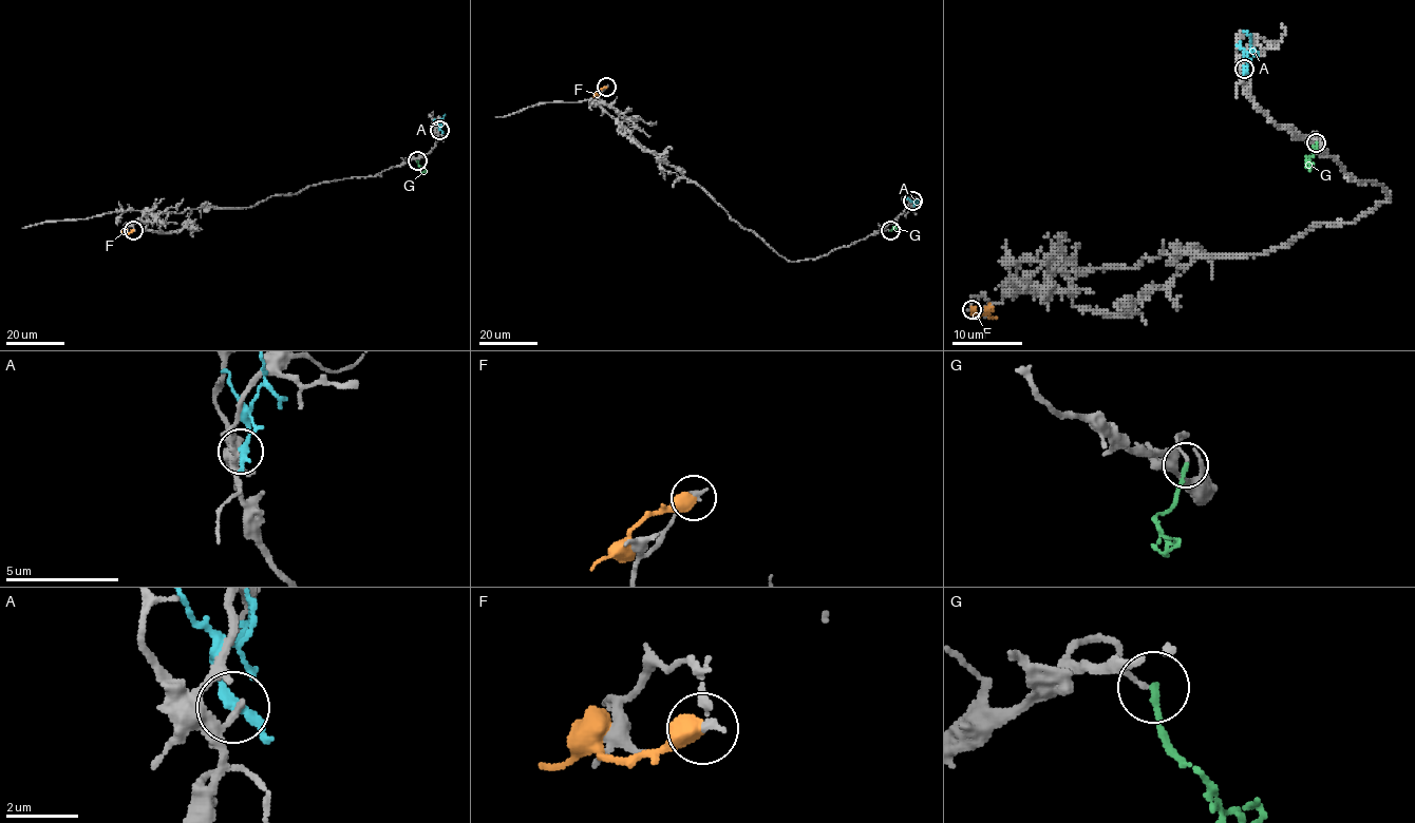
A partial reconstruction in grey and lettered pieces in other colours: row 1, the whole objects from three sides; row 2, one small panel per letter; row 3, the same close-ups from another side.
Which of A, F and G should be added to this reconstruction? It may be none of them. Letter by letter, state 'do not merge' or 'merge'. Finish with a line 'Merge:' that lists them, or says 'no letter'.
A: do not merge
F: do not merge
G: do not merge
Merge: no letter

